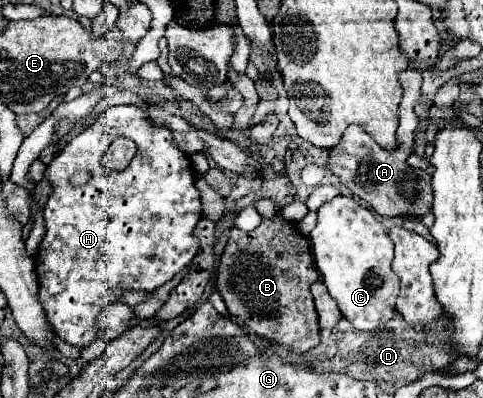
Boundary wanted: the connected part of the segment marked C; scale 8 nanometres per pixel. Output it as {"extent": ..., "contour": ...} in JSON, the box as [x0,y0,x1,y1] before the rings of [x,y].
{"extent":[311,196,399,332],"contour":[[[337,196],[319,208],[311,244],[315,264],[343,318],[357,330],[373,332],[385,326],[395,312],[399,278],[391,270],[393,242],[375,214],[369,208],[363,208],[355,198]]]}

